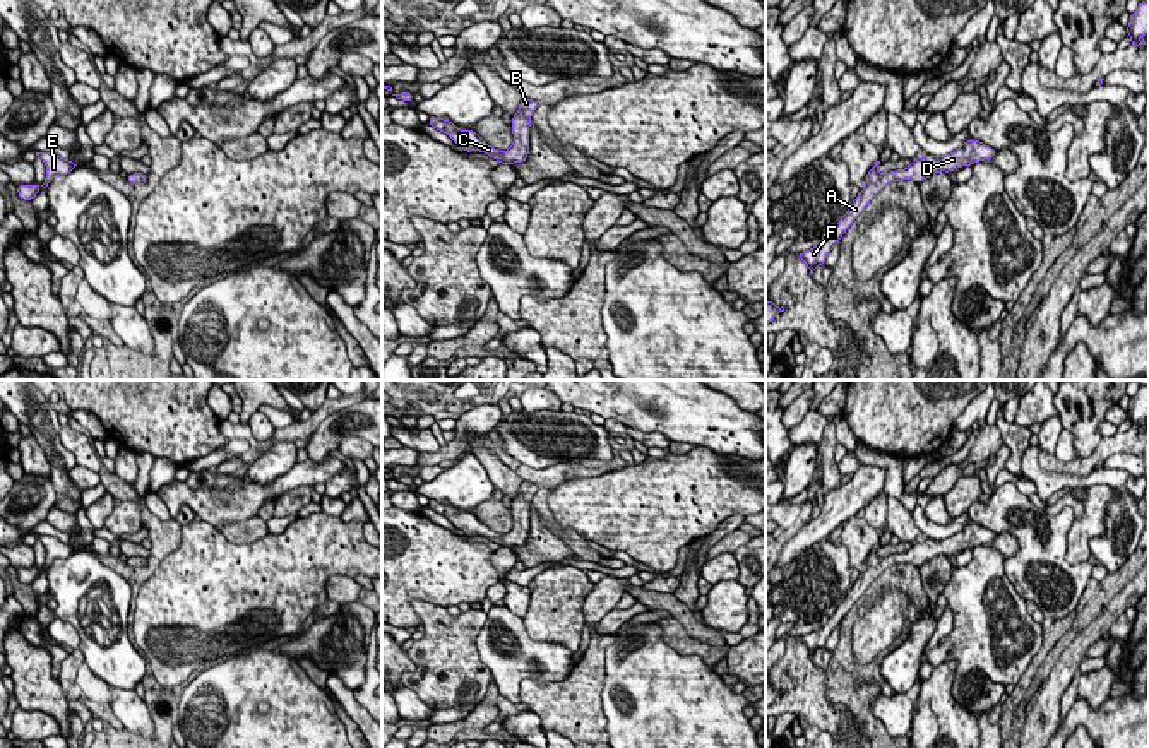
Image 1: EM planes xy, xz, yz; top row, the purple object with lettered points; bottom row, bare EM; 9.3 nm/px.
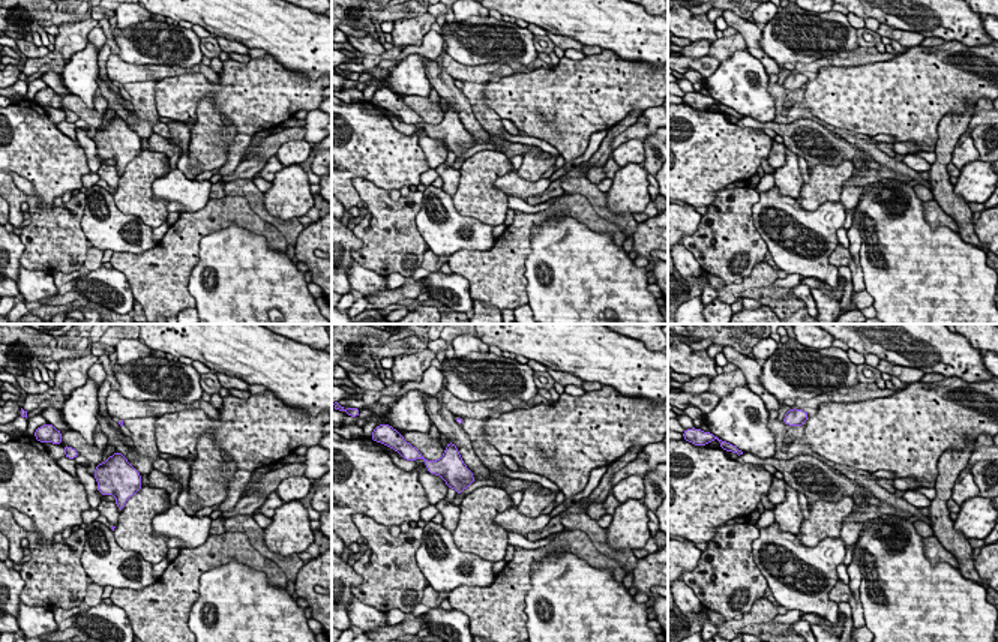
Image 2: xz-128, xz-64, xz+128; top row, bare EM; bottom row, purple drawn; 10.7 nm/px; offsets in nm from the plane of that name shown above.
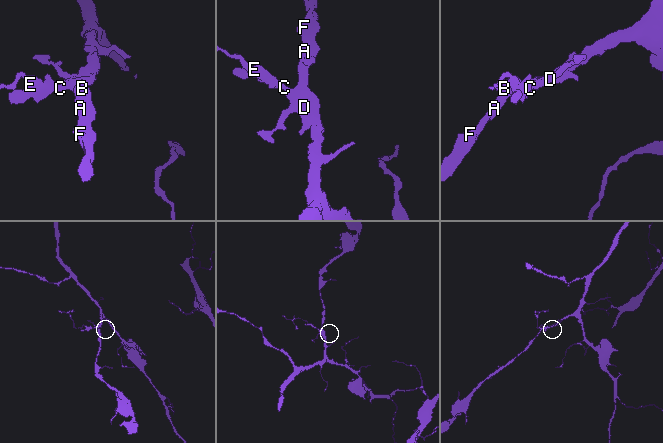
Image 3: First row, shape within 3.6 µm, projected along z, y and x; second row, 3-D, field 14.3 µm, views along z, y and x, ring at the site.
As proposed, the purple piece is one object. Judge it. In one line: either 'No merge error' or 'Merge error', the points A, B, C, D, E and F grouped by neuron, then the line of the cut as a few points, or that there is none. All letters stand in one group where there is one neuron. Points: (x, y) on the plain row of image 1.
No merge error. Groups: A B C D E F. No split

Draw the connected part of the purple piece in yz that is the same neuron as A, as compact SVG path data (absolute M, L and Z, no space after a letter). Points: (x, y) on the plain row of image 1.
M969 522L959 532L945 539L925 539L916 541L913 546L897 555L878 556L877 551L880 544L877 544L866 558L866 567L858 580L853 584L851 591L841 601L841 604L830 613L829 621L822 625L819 630L813 630L807 635L798 637L800 644L807 645L810 657L813 657L817 649L825 647L829 635L841 625L846 613L853 608L853 604L865 594L870 584L889 567L911 563L921 567L935 556L945 555L950 556L956 551L973 549L974 546L995 541L997 534L990 529L985 529L979 524Z

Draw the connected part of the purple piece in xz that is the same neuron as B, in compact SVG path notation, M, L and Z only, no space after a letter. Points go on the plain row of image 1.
M522 481L519 495L512 500L512 531L500 536L488 529L474 514L461 514L450 503L430 500L428 508L447 517L455 529L461 529L464 536L479 534L497 543L500 548L524 546L529 537L529 510L531 498L538 491L538 484Z

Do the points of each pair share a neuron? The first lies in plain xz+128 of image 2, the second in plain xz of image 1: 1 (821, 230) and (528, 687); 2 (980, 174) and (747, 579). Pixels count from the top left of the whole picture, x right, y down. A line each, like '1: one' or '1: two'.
1: two
2: two

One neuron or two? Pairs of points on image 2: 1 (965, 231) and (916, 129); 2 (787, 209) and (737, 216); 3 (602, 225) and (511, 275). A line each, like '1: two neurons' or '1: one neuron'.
1: two neurons
2: two neurons
3: one neuron

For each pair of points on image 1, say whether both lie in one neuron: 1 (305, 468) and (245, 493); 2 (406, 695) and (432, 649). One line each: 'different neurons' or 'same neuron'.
1: same neuron
2: different neurons

